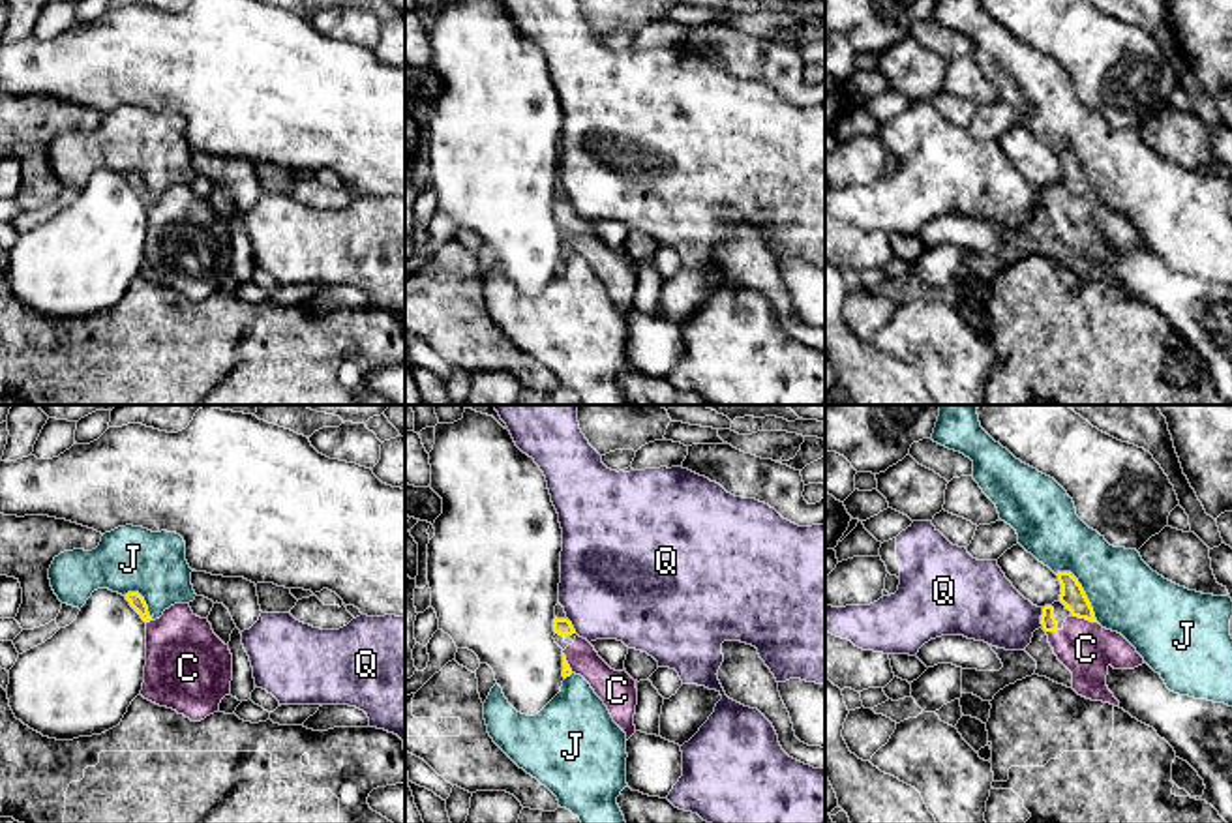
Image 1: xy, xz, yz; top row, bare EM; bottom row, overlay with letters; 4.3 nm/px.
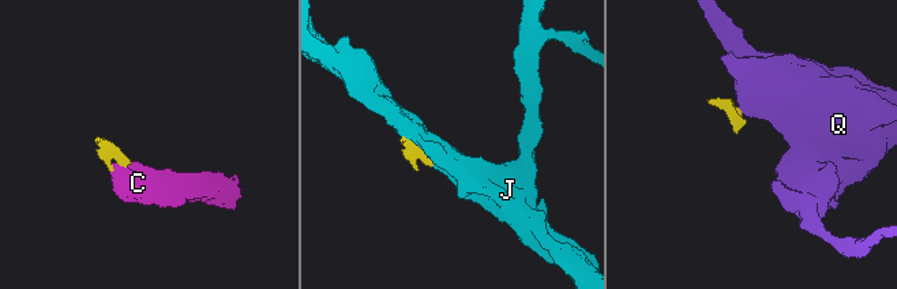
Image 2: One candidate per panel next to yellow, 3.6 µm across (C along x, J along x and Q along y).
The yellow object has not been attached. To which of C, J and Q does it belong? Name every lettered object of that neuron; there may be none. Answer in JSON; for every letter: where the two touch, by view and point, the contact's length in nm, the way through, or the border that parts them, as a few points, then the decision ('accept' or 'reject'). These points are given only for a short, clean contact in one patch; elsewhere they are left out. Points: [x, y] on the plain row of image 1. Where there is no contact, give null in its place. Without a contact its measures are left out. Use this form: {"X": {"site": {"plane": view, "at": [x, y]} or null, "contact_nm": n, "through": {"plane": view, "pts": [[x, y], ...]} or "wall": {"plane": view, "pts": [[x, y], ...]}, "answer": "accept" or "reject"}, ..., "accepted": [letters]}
{"C": {"site": {"plane": "yz", "at": [1084, 197]}, "contact_nm": 120, "through": {"plane": "yz", "pts": [[1073, 177], [1084, 197], [1086, 229]]}, "answer": "accept"}, "J": {"site": {"plane": "yz", "at": [1082, 171]}, "contact_nm": 280, "answer": "reject"}, "Q": {"site": {"plane": "yz", "at": [1041, 197]}, "contact_nm": 90, "wall": {"plane": "yz", "pts": [[1043, 188], [1041, 207]]}, "answer": "reject"}, "accepted": ["C"]}

